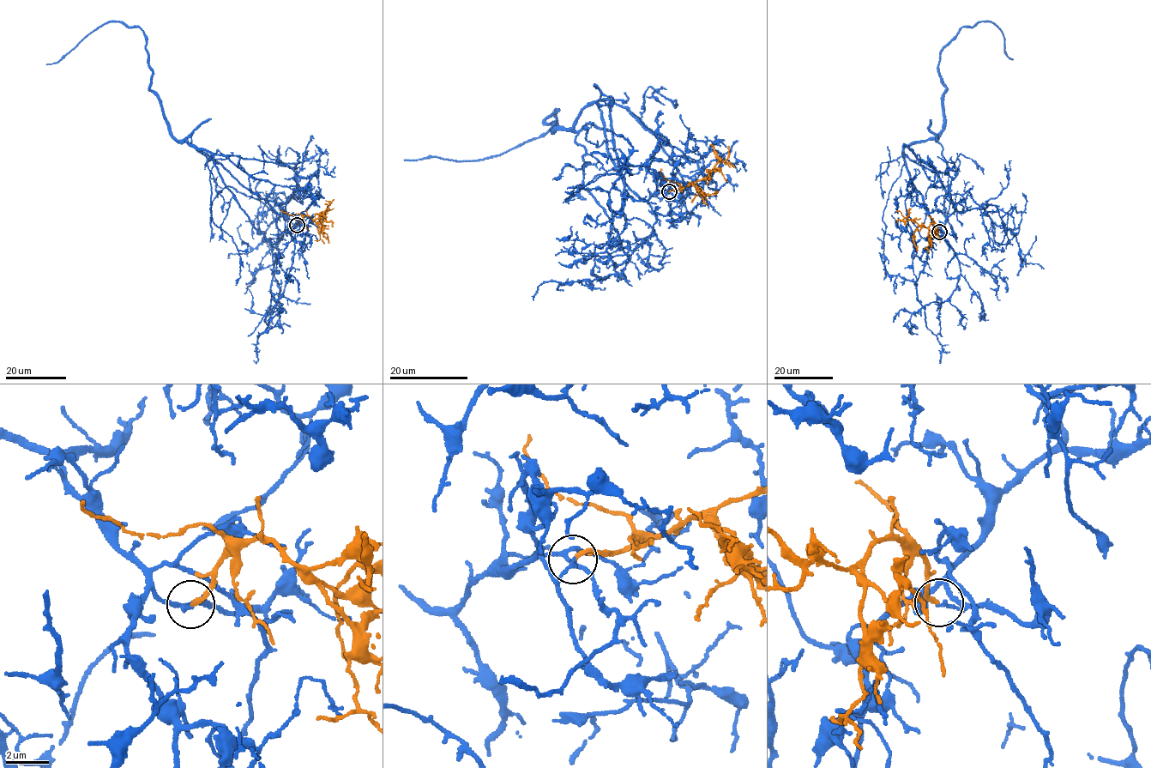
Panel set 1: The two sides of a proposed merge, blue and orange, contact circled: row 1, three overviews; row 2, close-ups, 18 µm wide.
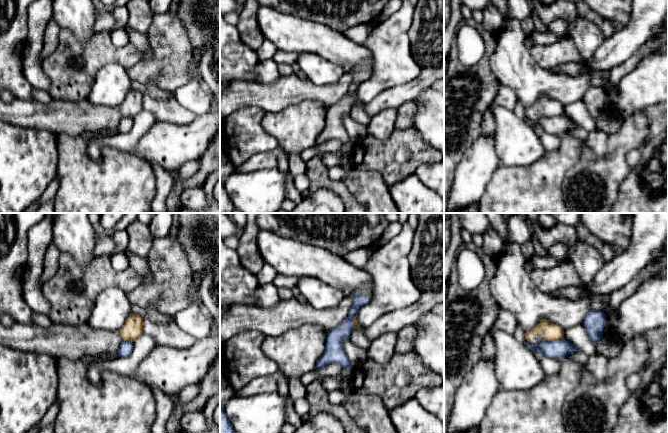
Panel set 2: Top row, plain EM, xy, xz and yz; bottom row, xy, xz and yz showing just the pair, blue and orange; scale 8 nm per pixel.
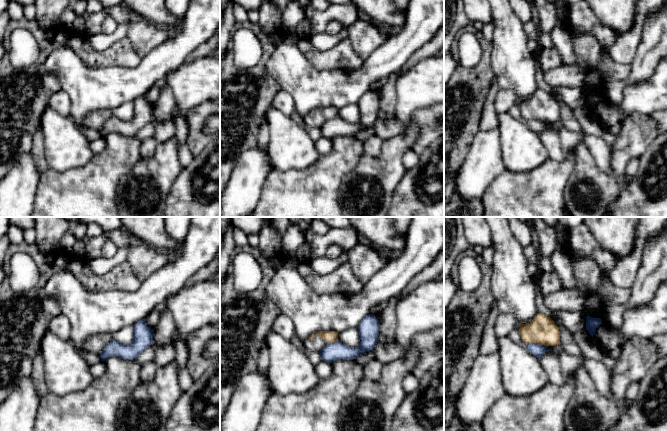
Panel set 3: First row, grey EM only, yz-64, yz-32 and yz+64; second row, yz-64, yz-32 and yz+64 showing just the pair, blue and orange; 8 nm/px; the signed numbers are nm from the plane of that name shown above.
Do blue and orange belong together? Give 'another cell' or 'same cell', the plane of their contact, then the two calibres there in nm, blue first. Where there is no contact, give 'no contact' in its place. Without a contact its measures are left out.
another cell | yz | 160/140 nm

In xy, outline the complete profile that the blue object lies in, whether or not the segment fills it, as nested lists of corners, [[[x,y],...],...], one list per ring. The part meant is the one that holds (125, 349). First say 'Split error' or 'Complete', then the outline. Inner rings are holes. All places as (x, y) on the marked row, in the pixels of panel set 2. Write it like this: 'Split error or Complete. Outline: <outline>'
Complete. Outline: [[[123,341],[118,350],[117,354],[118,357],[128,357],[133,351],[133,342],[130,341]]]

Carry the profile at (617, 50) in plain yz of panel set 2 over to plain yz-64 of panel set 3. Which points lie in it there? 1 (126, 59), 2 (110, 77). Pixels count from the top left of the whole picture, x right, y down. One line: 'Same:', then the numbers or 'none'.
Same: 2

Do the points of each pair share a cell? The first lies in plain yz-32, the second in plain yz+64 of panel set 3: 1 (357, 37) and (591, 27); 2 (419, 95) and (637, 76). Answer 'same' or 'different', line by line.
1: different
2: different

